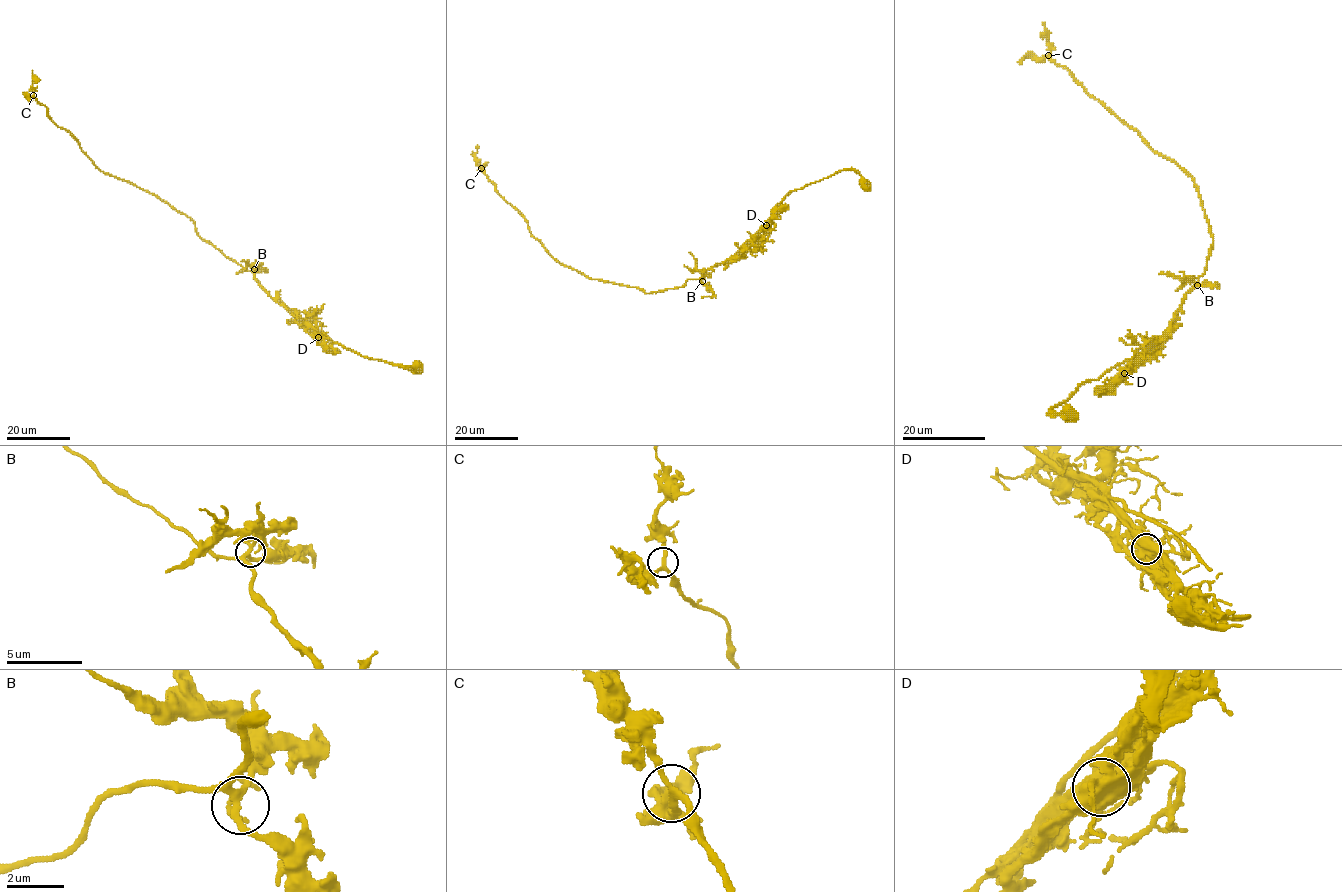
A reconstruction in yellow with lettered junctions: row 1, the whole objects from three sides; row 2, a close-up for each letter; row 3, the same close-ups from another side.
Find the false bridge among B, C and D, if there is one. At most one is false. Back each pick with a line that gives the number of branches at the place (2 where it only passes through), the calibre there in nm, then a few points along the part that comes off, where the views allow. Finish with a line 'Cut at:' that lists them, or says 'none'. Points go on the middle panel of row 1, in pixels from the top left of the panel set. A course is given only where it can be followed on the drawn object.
D: Branches: 2. Thickness 850 nm. Course of the part to remove: (766, 226), (742, 254), (725, 263), (729, 265)
Cut at: D

